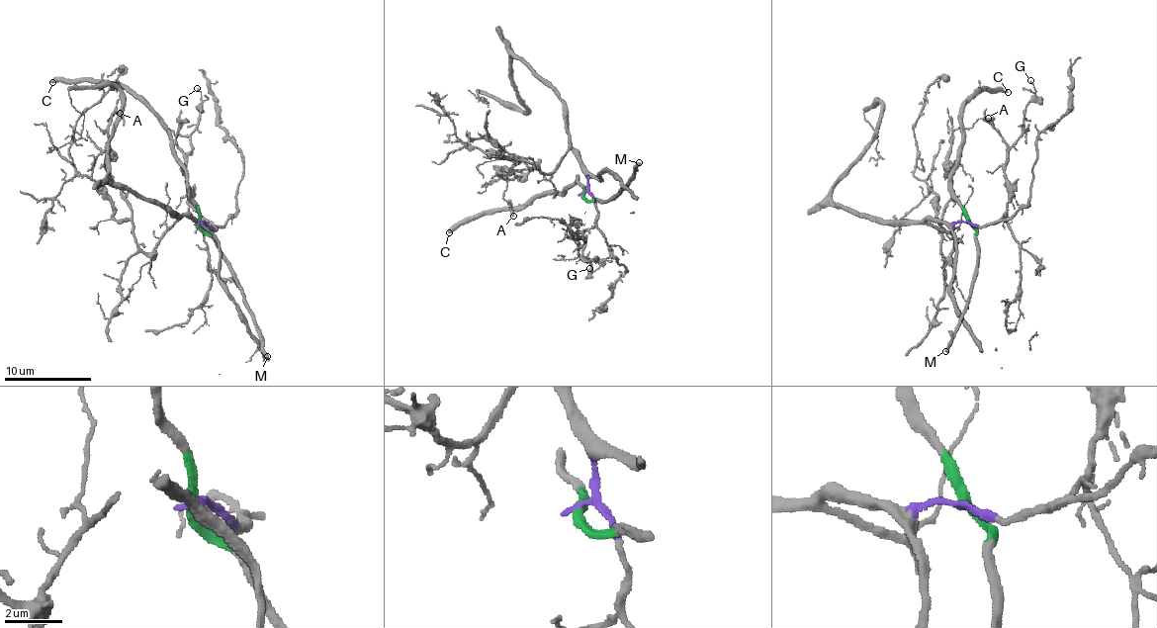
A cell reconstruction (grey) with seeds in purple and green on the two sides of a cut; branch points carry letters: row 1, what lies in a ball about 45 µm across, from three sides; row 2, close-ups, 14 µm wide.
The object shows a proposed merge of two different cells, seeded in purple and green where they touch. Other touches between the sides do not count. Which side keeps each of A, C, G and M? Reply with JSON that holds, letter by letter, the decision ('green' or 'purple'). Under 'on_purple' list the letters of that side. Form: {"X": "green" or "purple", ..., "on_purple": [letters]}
{"A": "purple", "C": "green", "G": "purple", "M": "green", "on_purple": ["A", "G"]}

